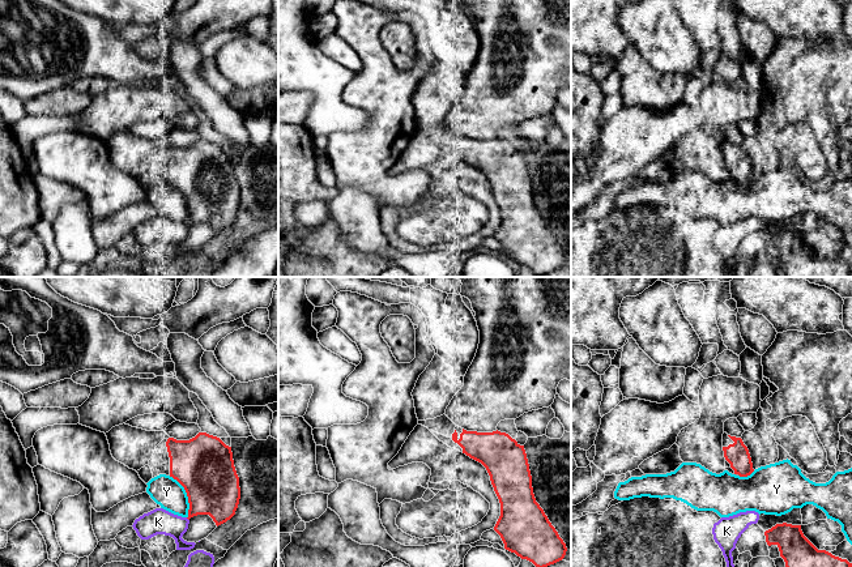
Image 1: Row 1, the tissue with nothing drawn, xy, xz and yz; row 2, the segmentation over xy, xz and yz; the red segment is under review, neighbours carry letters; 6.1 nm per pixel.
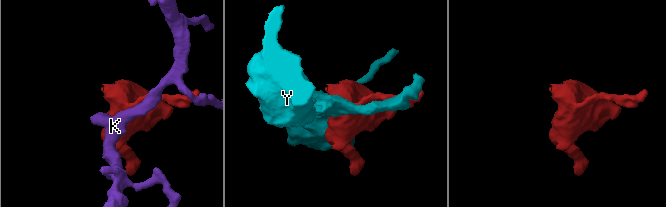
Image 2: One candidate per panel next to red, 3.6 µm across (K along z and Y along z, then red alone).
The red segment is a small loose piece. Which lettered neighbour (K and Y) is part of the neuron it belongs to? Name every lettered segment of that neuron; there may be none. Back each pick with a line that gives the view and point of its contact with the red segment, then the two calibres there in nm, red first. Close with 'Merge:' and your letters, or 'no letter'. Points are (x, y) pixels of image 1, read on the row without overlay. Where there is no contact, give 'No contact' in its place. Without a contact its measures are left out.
Merge: no letter

